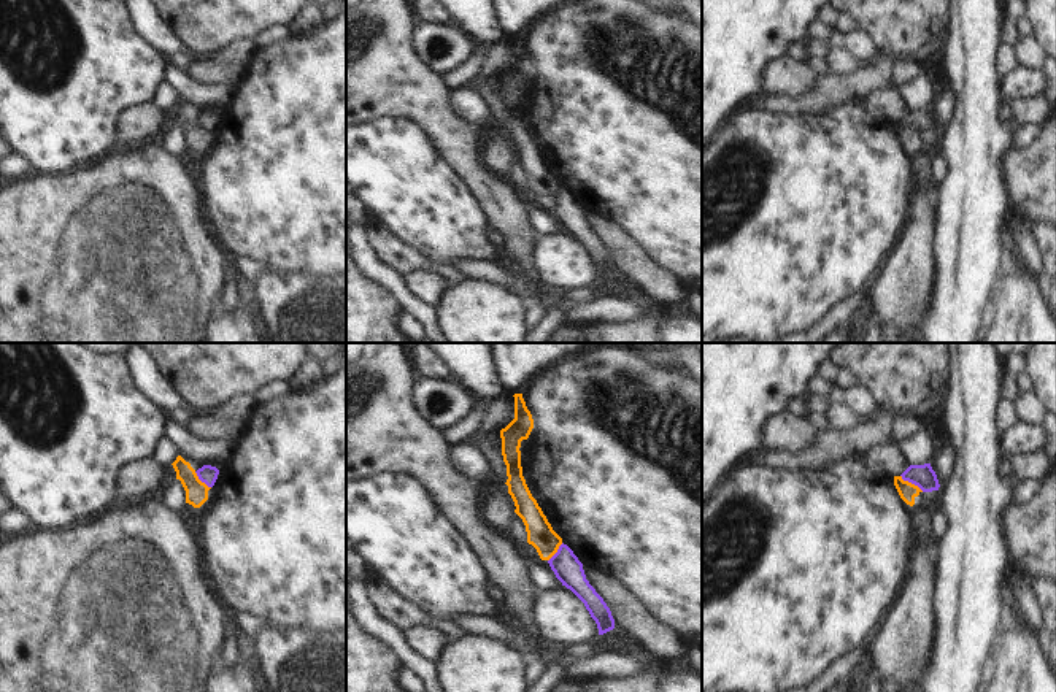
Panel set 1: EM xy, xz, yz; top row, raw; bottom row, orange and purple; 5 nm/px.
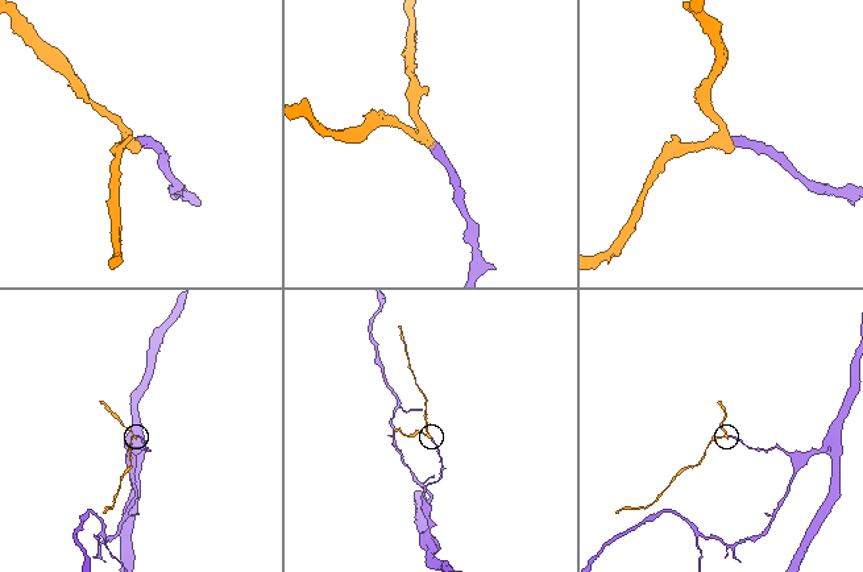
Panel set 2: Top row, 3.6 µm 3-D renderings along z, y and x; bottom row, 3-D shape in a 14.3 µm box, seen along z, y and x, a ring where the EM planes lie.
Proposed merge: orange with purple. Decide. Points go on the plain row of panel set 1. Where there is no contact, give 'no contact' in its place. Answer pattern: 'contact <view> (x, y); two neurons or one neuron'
contact yz (910, 127); two neurons

